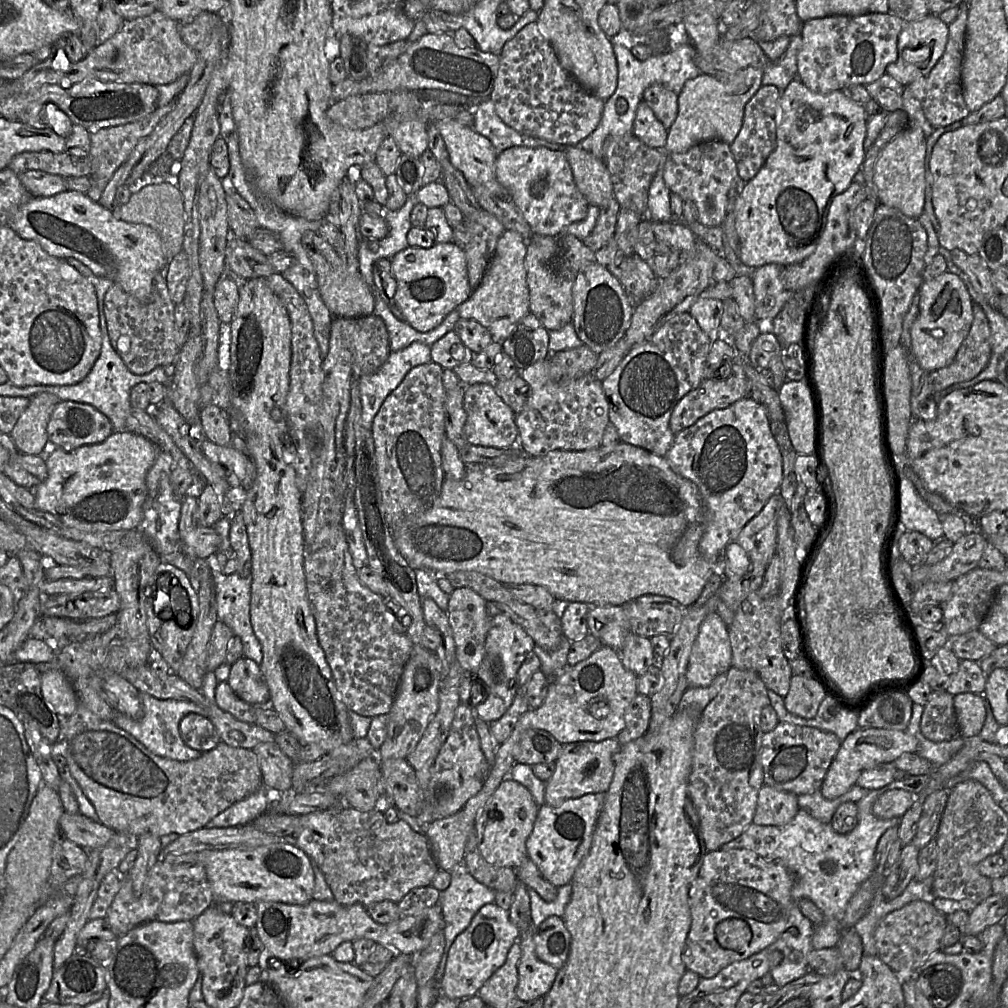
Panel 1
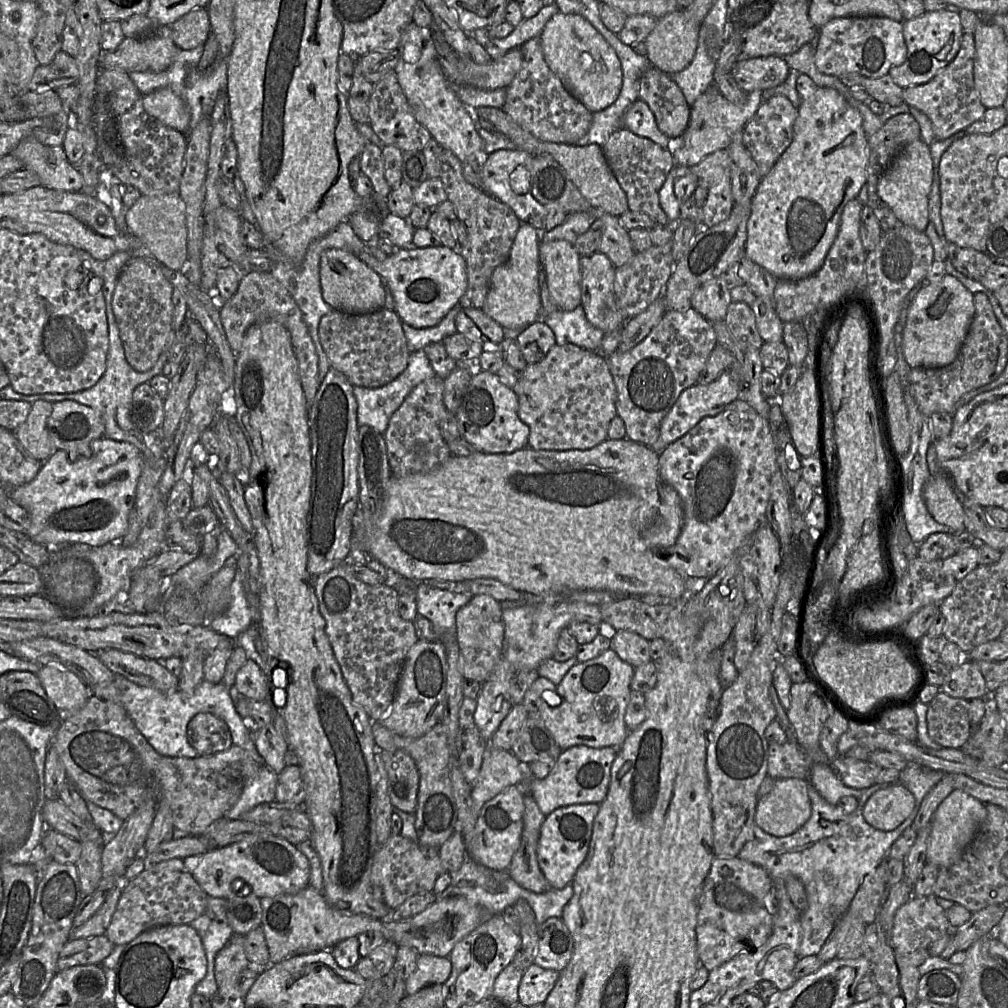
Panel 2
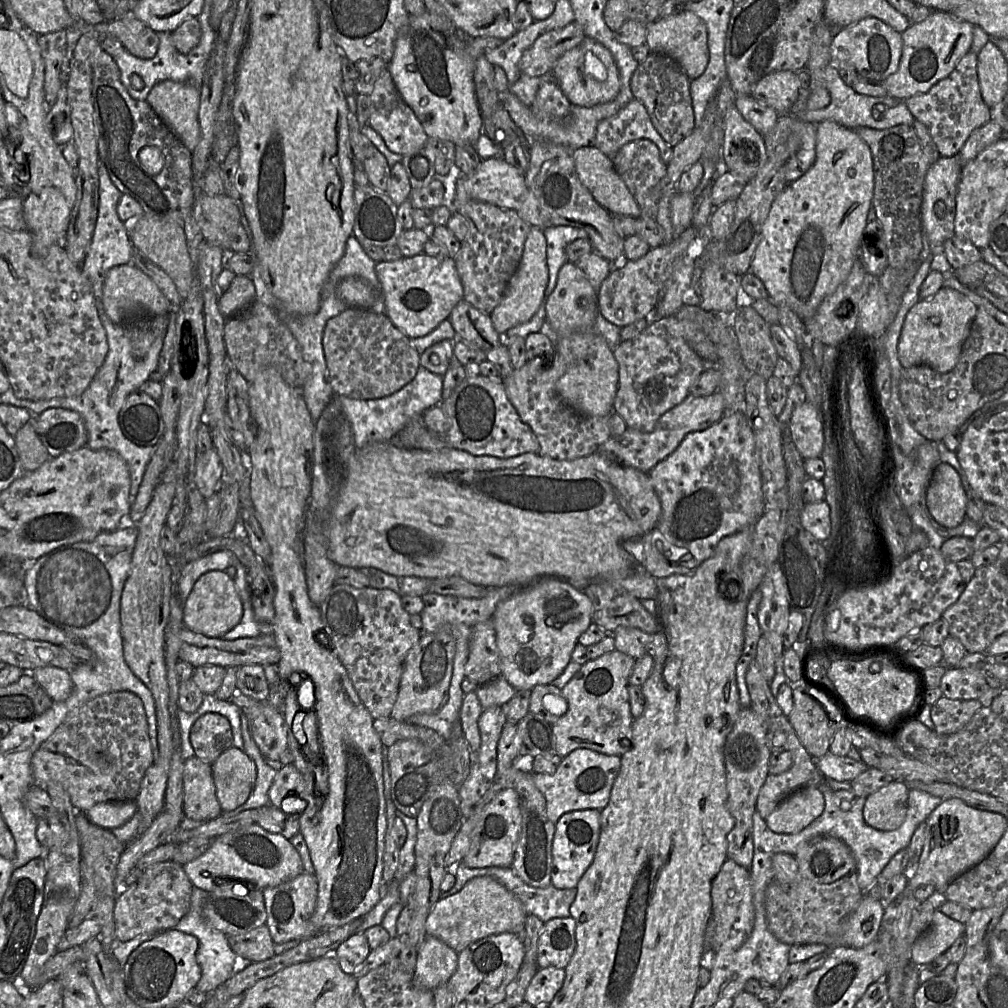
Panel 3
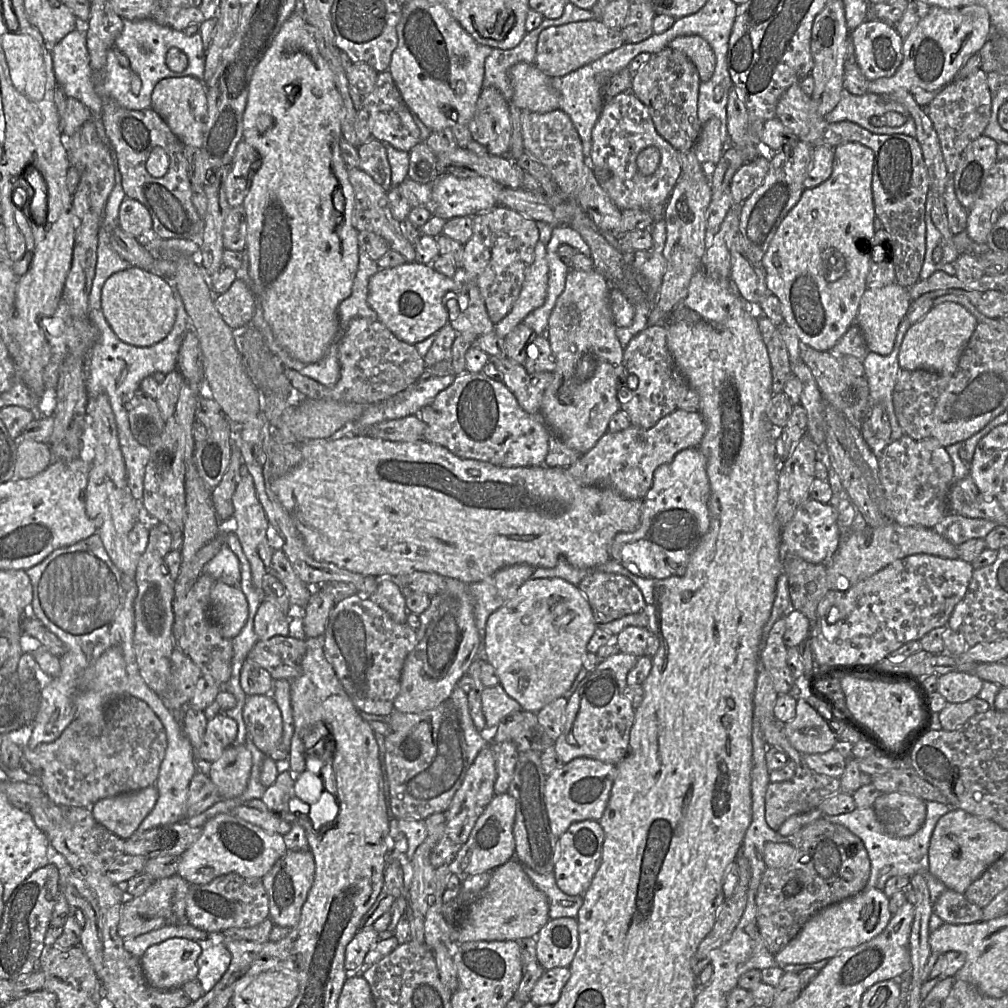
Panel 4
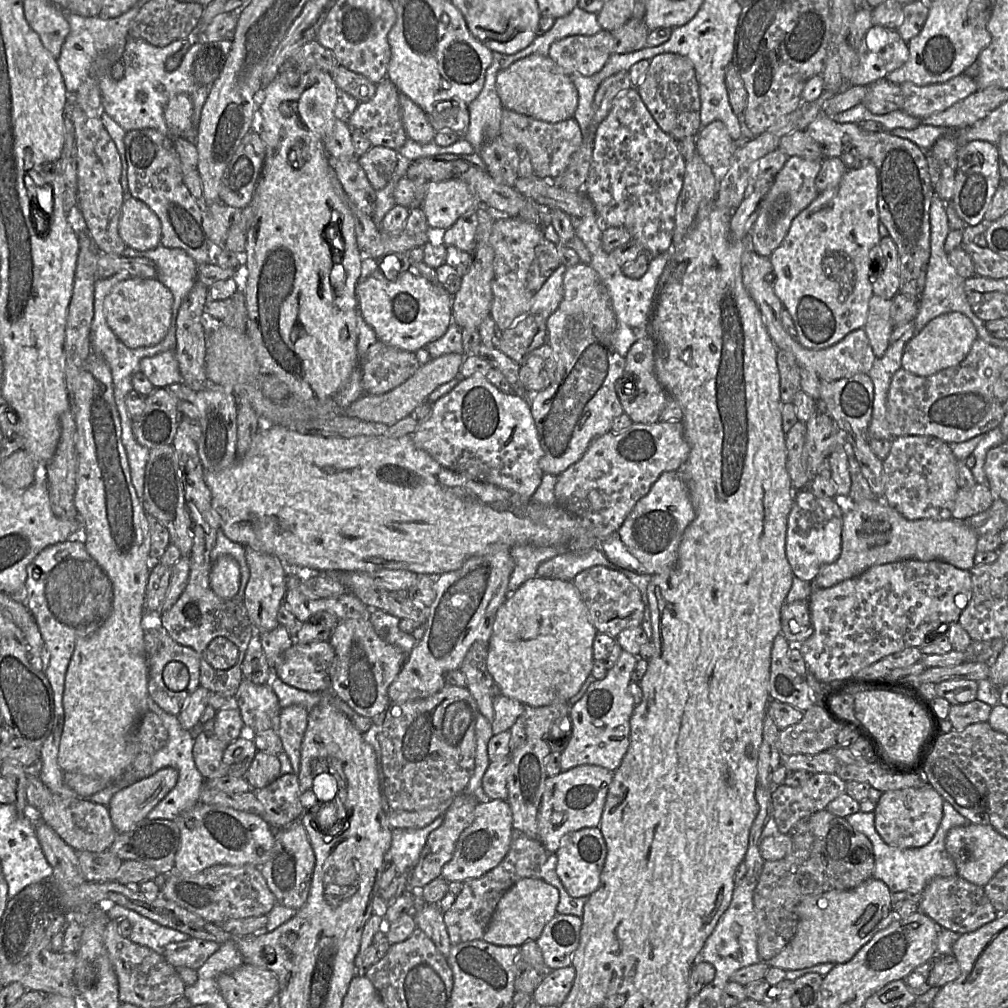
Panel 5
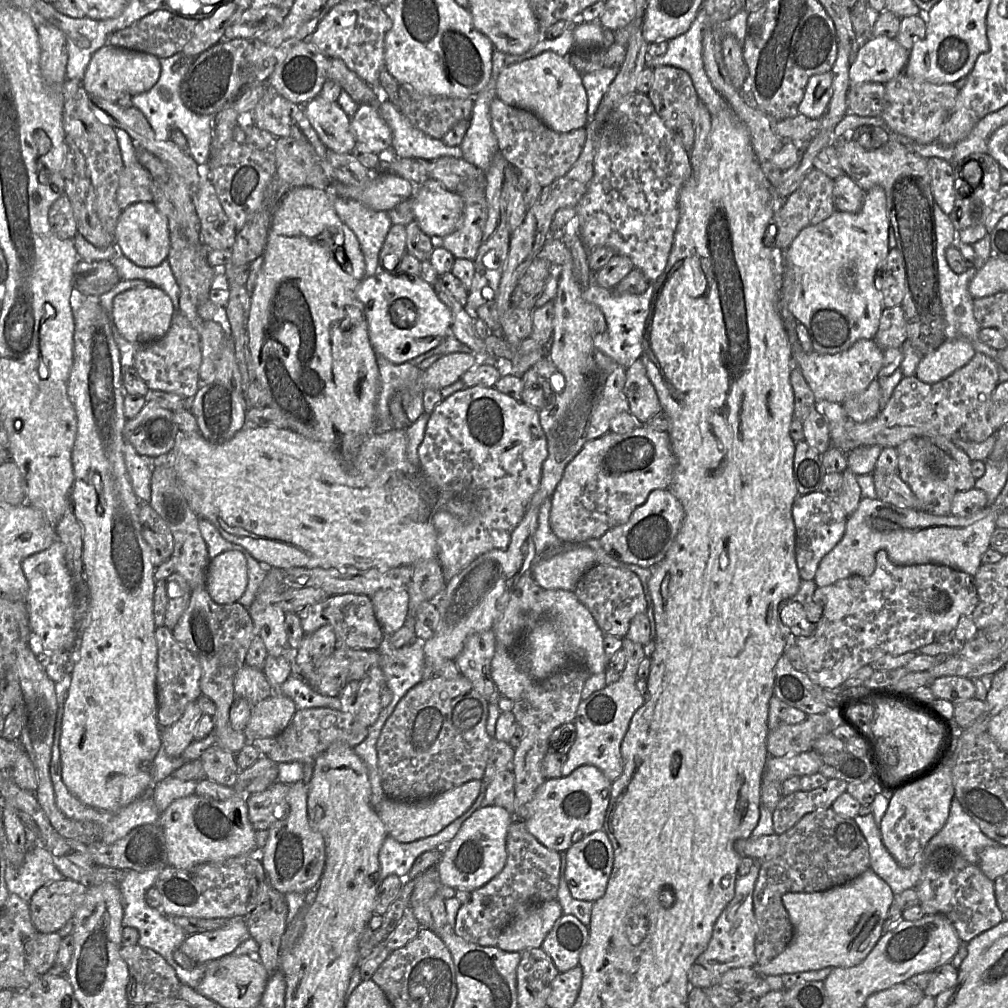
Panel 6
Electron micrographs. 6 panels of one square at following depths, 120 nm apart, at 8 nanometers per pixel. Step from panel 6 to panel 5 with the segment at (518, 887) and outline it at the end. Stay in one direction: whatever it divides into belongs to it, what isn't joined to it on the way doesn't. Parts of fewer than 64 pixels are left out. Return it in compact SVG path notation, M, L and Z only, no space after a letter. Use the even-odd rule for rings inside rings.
M513 829L510 849L504 859L483 876L465 881L451 908L444 912L443 919L451 944L482 940L503 895L523 878L540 879L541 867L550 854L538 839L532 839L522 831Z

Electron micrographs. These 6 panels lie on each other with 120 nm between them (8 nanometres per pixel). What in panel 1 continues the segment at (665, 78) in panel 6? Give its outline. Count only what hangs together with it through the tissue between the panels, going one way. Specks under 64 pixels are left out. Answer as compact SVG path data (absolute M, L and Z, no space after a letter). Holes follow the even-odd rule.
M653 84L644 91L643 101L668 130L678 114L678 94L663 85Z

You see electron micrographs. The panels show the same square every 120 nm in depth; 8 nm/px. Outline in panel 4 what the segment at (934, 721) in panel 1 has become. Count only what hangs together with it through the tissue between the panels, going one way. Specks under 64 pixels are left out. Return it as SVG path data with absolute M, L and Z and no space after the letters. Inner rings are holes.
M978 697L963 703L947 703L938 713L942 729L954 731L963 726L971 717L989 710L989 704Z

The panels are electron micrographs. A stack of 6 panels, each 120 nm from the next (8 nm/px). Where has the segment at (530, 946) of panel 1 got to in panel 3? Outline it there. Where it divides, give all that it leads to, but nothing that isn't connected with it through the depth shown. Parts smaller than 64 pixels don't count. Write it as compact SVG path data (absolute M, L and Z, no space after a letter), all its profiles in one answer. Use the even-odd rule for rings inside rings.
M539 968L525 991L524 1001L533 1007L549 1005L562 987L564 979L563 968Z

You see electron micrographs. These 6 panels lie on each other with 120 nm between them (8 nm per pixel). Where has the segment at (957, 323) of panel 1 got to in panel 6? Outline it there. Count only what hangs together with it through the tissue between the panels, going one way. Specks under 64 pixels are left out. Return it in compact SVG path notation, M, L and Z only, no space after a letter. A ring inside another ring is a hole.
M946 339L936 350L921 357L915 377L929 384L939 382L966 365L974 354L968 340Z

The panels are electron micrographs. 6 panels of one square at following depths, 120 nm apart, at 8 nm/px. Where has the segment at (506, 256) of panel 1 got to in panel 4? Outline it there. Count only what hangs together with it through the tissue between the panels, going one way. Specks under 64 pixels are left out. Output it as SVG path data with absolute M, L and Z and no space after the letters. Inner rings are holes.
M541 241L535 246L534 259L528 268L521 292L511 311L497 324L495 332L505 338L525 317L542 306L548 288L547 246Z

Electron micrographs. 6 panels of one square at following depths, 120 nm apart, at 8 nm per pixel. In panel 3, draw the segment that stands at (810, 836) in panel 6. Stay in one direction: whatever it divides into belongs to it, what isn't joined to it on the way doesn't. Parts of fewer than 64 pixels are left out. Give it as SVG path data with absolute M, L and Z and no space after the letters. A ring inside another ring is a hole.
M824 835L800 847L794 856L798 865L796 879L790 884L772 880L765 890L765 909L770 932L789 946L818 943L829 950L844 946L843 923L859 906L864 892L858 885L857 864L850 848L842 840Z

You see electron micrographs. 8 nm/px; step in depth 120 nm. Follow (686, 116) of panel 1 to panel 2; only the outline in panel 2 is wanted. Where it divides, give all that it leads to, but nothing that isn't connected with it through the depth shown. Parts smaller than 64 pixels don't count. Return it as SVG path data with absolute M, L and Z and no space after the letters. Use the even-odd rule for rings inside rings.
M715 85L709 86L690 106L690 119L683 135L672 140L674 167L692 167L716 151L727 150L734 135L742 132L762 103L761 92L760 90L749 92L746 102L736 105L728 101Z

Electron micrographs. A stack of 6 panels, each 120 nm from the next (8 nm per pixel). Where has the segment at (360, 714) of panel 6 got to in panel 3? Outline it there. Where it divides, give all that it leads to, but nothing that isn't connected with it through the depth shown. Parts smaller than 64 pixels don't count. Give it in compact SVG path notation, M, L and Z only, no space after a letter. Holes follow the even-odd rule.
M333 585L319 609L328 644L345 667L361 702L372 718L390 717L398 695L403 662L407 652L420 640L420 633L411 624L410 614L402 606L401 595L389 589Z

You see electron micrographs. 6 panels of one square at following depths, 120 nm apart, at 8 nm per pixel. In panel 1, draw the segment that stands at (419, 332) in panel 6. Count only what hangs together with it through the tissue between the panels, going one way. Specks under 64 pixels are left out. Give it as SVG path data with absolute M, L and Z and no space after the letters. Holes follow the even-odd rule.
M453 241L436 242L429 248L408 246L391 258L391 270L396 280L396 306L402 312L404 321L420 332L437 327L473 292L468 280L465 251Z

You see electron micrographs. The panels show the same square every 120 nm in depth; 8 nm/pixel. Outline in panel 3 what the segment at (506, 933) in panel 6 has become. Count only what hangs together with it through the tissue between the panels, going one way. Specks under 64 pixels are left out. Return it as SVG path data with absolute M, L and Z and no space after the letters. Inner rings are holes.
M490 876L469 880L457 893L439 899L429 913L426 934L434 936L459 953L482 938L505 932L517 934L524 929L527 916L521 901L500 882Z

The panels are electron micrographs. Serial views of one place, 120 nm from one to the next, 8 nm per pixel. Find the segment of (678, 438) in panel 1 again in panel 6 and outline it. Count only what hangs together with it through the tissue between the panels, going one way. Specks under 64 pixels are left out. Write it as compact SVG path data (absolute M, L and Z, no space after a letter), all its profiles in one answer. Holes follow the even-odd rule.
M655 489L650 492L642 505L634 509L625 524L610 529L602 536L601 545L610 556L617 560L651 568L664 557L683 519L683 506L670 490Z

